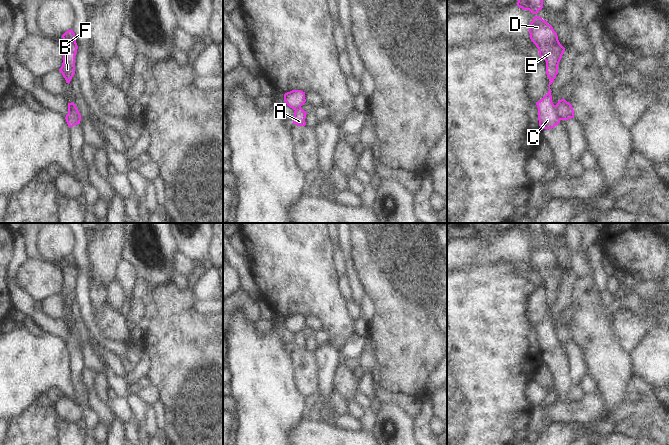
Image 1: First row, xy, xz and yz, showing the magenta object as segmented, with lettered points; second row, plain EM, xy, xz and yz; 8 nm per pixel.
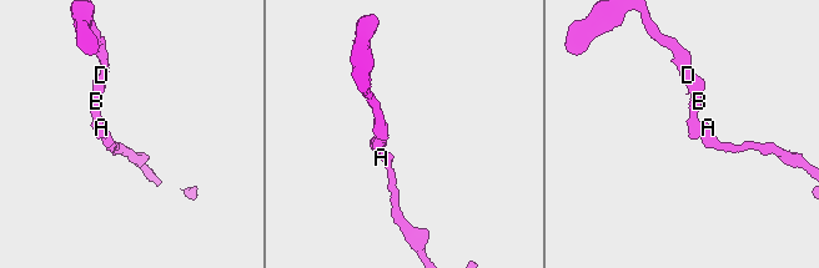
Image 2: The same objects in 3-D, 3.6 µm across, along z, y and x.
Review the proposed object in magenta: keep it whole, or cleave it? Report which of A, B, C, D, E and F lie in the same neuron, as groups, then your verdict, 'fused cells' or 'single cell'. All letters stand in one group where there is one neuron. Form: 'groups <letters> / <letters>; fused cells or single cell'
groups A / B C D E F; fused cells

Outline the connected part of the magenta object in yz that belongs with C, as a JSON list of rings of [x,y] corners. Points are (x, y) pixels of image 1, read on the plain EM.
[[[537,239],[529,248],[529,258],[539,274],[539,280],[546,285],[546,298],[550,304],[548,317],[536,326],[539,350],[542,354],[552,353],[560,347],[560,342],[556,336],[556,329],[552,326],[550,309],[558,298],[558,289],[565,272],[560,268],[553,251]]]

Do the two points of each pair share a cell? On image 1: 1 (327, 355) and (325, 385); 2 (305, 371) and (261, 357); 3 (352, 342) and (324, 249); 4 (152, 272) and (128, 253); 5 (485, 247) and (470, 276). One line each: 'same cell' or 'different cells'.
1: same cell
2: different cells
3: different cells
4: same cell
5: different cells

